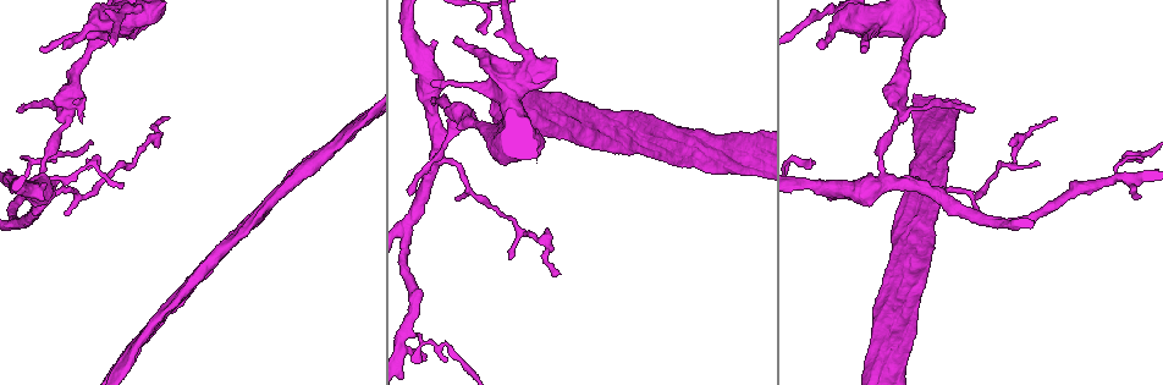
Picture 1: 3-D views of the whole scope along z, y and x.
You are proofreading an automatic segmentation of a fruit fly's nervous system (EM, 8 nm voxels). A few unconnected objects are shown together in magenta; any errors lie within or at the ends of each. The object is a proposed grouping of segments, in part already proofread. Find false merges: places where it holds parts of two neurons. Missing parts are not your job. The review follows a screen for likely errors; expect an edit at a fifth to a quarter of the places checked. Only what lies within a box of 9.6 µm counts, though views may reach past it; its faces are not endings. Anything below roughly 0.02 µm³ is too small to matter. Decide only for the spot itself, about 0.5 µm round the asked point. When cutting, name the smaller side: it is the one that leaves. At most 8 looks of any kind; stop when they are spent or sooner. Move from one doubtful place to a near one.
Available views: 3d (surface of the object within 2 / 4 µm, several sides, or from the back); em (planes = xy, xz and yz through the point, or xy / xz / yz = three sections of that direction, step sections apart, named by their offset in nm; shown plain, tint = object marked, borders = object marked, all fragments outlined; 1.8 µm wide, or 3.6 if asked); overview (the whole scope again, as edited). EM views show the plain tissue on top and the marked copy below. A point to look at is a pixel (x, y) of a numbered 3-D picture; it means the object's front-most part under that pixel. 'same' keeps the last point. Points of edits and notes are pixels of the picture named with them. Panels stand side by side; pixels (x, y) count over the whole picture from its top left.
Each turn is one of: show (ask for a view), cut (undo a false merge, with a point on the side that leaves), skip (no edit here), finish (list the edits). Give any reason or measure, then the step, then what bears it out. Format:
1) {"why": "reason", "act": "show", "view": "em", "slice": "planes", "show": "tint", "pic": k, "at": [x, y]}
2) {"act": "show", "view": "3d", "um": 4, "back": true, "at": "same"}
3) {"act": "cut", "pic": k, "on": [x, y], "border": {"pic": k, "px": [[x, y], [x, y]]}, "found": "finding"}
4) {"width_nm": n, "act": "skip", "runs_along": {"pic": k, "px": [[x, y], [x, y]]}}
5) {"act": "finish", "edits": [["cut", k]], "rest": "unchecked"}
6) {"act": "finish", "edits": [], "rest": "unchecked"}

{"why": "sharp bend", "act": "show", "view": "3d", "um": 2, "pic": 1, "at": [429, 105]}

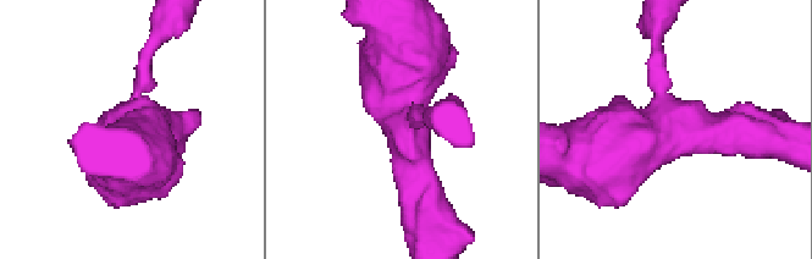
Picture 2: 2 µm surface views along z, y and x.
{"arms": 3, "arm_widths_nm": [240, 320, 550], "act": "show", "view": "em", "slice": "planes", "show": "tint", "pic": 2, "at": [134, 111]}

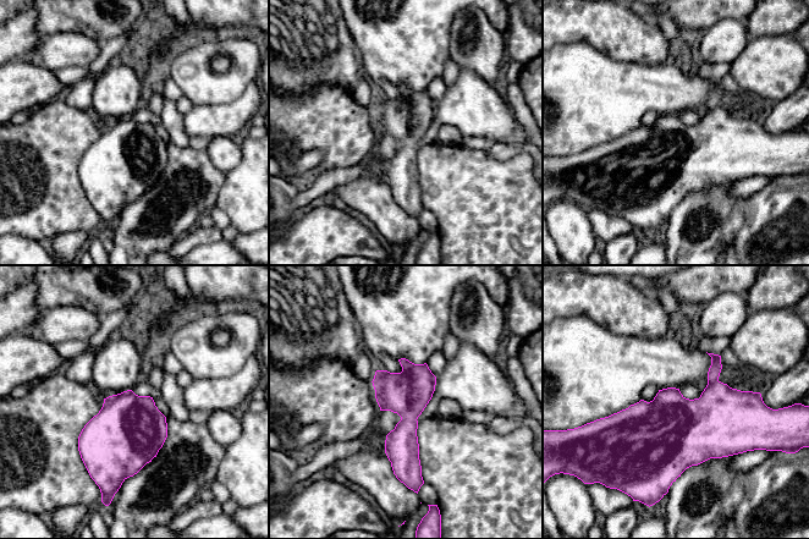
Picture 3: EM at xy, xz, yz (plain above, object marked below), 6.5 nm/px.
{"act": "cut", "pic": 3, "on": [722, 419], "found": "two neurons meet here"}

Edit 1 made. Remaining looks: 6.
{"why": "sudden change in width", "act": "show", "view": "em", "slice": "planes", "show": "tint", "pic": 1, "at": [864, 16]}

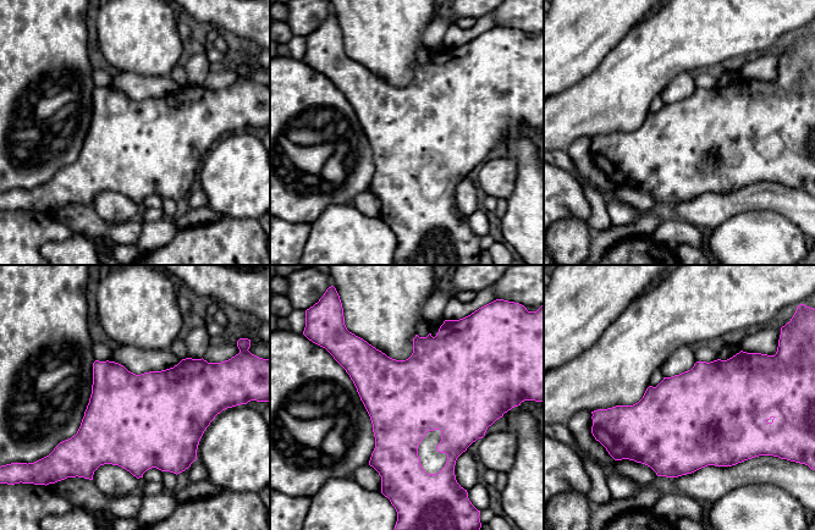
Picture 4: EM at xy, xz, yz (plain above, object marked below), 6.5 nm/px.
{"act": "skip", "found": "all the same neuron"}

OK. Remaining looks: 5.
{"why": "arms part here", "act": "show", "view": "em", "slice": "planes", "show": "tint", "pic": 1, "at": [902, 111]}

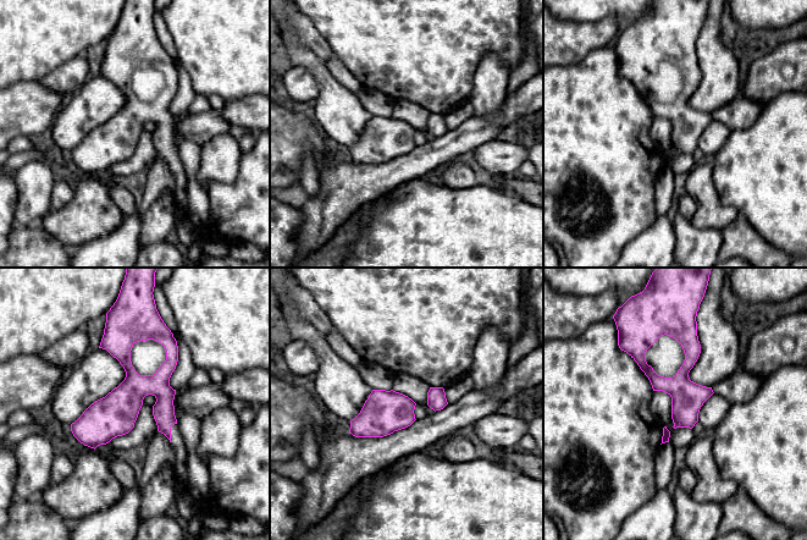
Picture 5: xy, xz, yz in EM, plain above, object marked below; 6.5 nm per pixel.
{"width_nm": 220, "act": "skip", "found": "one neuron here"}

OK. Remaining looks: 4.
{"act": "finish", "edits": [["cut", 3]], "rest": "unchecked"}

